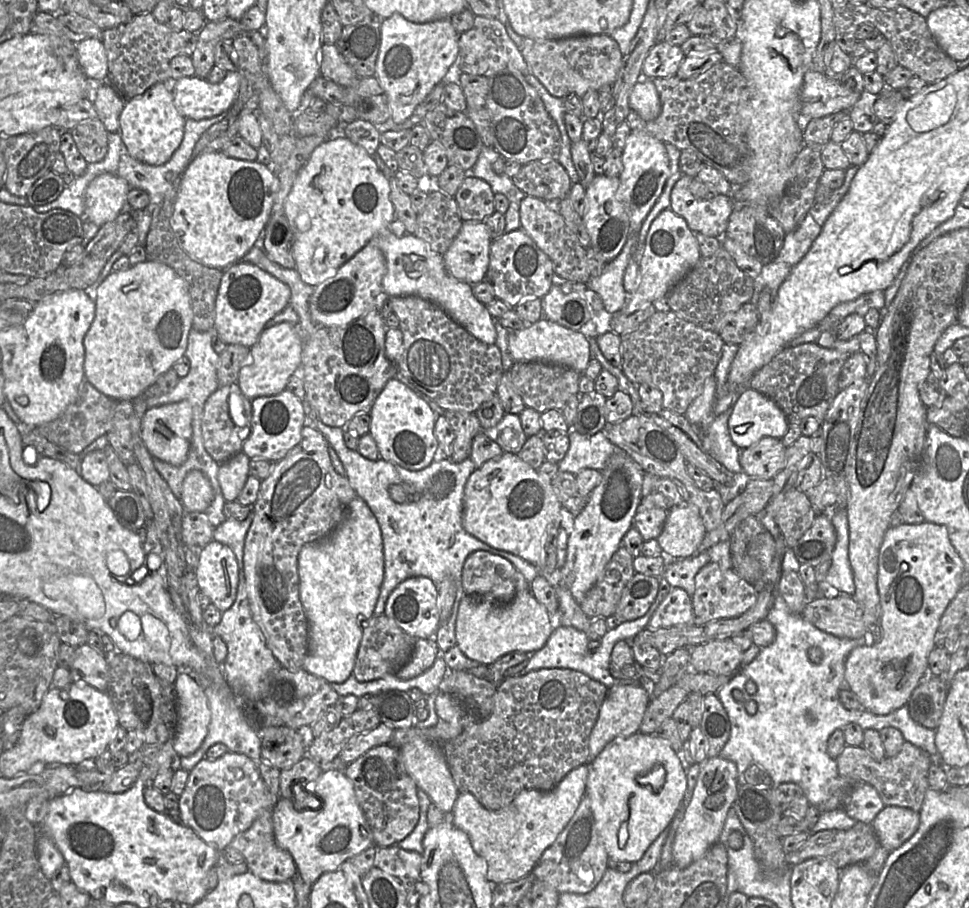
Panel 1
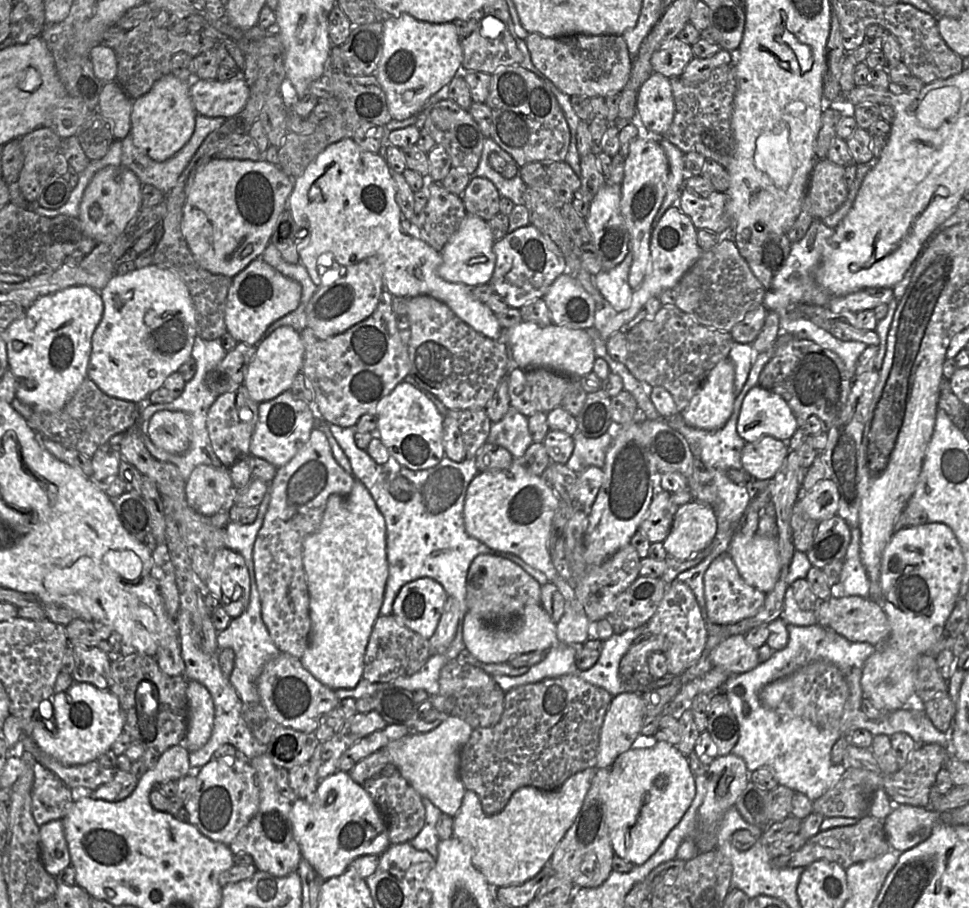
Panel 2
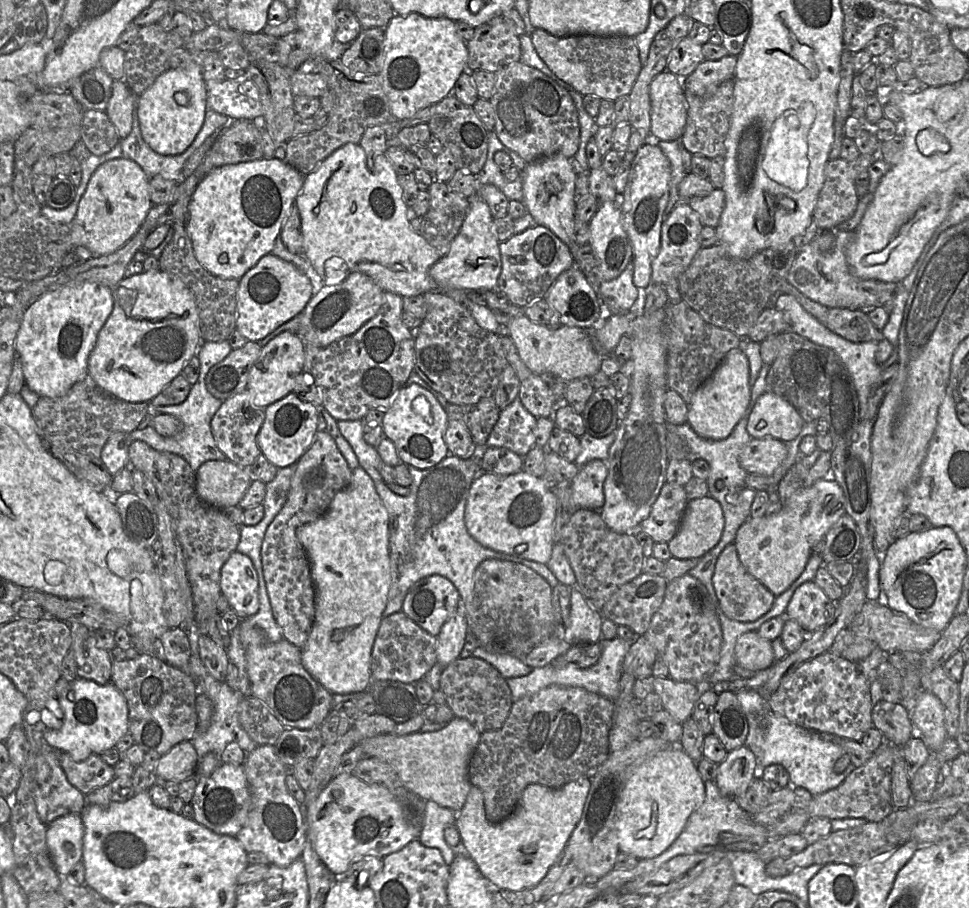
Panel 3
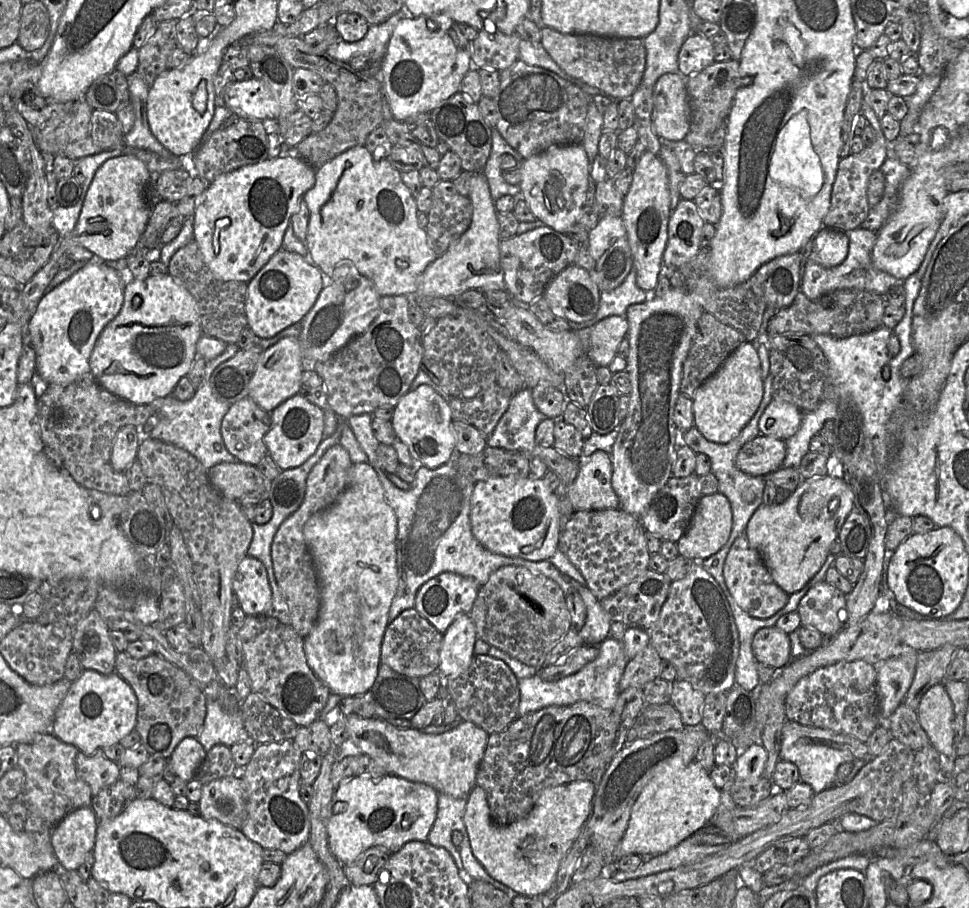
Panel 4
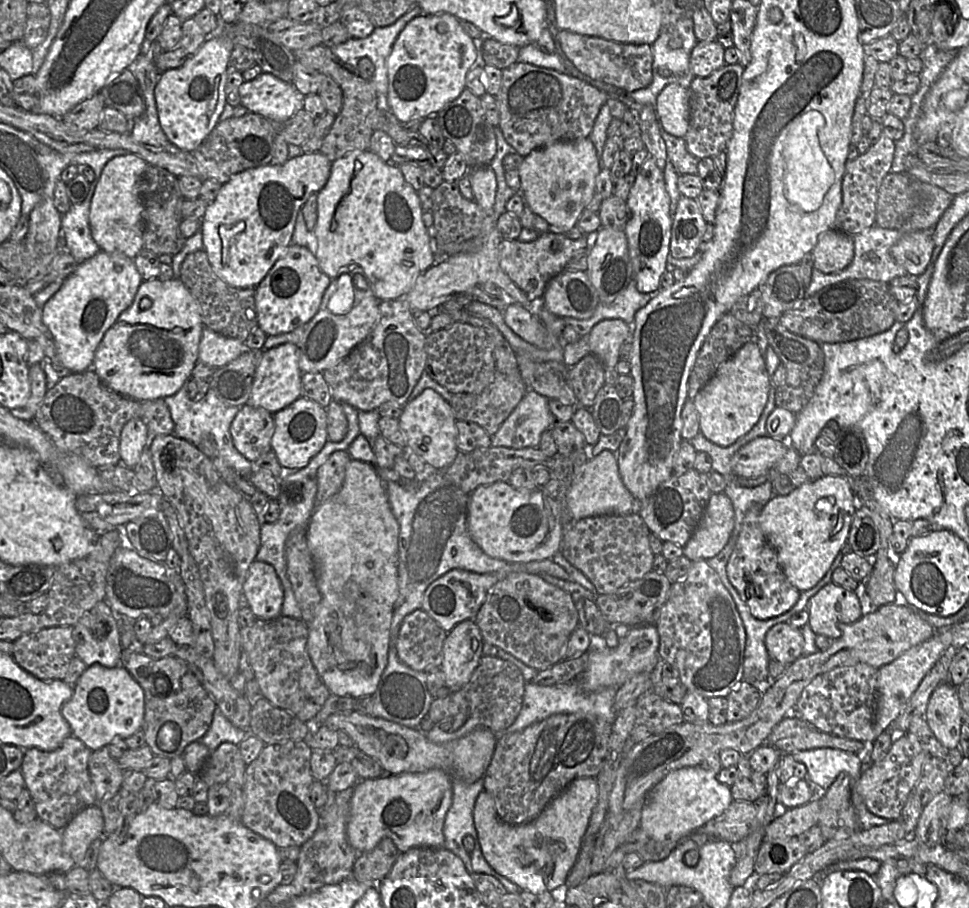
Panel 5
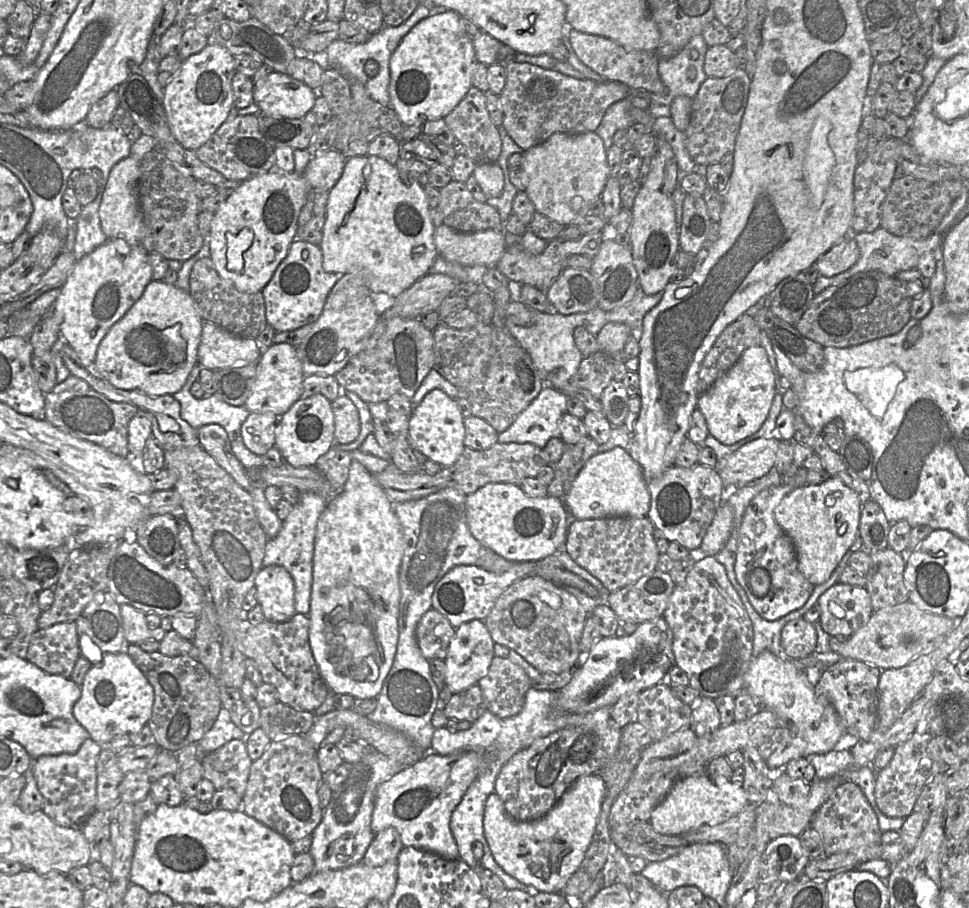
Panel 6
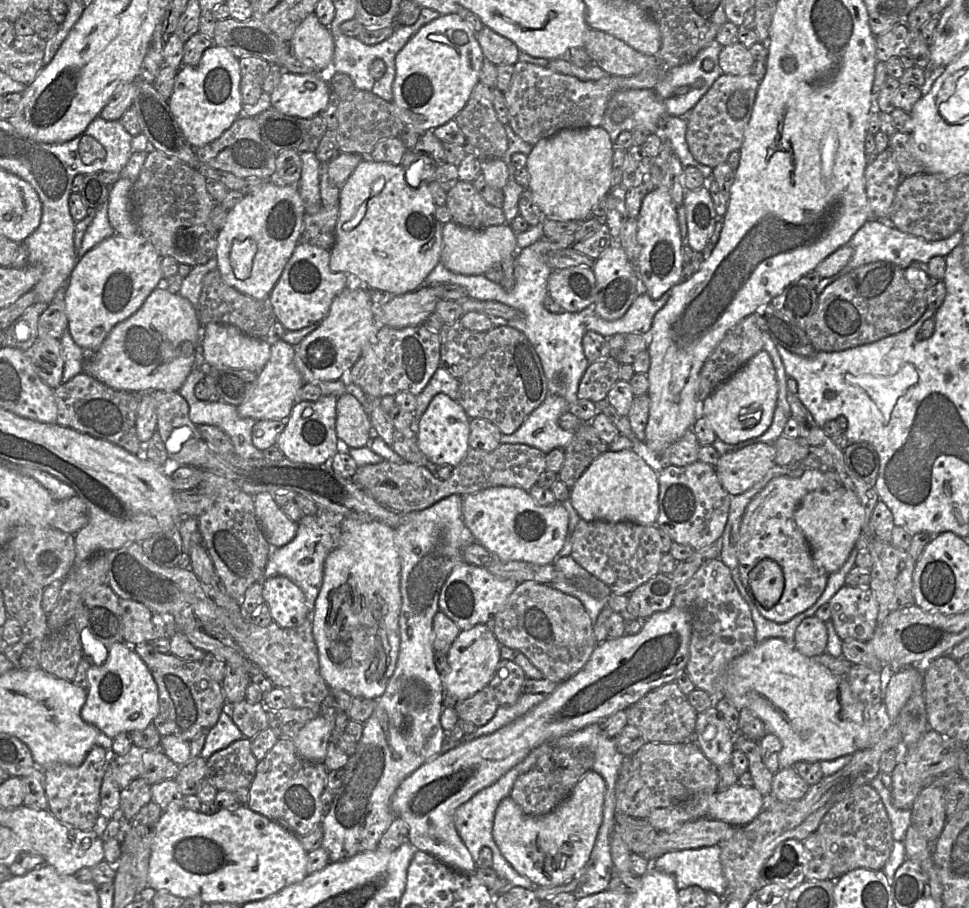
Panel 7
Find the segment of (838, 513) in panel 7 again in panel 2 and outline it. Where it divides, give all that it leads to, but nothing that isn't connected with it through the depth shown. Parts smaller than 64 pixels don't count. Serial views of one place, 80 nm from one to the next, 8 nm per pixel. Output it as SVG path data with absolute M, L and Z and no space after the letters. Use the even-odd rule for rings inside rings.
M823 478L808 491L800 495L804 511L813 520L820 522L837 515L839 492L836 484ZM736 533L728 547L740 575L752 587L769 593L781 574L778 540L776 537Z

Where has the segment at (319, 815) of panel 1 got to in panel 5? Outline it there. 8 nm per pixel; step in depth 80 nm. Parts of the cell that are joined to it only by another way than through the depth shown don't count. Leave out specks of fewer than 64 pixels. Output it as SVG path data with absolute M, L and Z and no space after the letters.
M437 768L358 780L346 828L348 841L358 853L372 850L383 838L390 838L401 853L414 847L445 848L443 825L452 795L452 778Z

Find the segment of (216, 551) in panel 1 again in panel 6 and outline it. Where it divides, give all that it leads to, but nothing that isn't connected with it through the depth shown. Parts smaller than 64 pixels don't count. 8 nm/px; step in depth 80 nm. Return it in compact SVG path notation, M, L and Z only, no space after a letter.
M263 566L255 578L258 605L266 621L283 623L295 614L295 585L281 566Z

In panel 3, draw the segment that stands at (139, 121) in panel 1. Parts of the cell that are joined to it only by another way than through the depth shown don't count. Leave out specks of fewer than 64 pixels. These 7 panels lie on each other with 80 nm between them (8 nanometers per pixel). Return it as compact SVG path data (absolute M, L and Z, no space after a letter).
M193 61L185 68L166 70L139 97L136 111L142 137L153 151L163 156L185 152L201 130L208 111L201 66Z

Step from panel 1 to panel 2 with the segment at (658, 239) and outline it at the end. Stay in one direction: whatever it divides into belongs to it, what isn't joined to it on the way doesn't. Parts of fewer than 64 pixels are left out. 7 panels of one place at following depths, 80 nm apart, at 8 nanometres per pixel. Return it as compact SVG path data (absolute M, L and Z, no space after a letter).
M673 205L665 212L652 231L651 255L644 280L639 288L634 290L630 306L623 311L617 312L600 330L600 335L604 340L607 340L614 333L621 331L635 317L648 299L654 296L658 297L663 290L673 288L678 284L682 276L702 254L702 250L698 245L697 232L698 229L694 226L691 219L677 205Z

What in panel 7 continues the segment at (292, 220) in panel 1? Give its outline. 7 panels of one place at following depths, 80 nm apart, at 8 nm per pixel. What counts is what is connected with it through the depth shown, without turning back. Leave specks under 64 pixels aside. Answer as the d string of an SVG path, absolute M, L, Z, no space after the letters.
M362 160L341 186L339 194L339 219L336 241L330 249L329 268L343 272L353 281L370 290L388 292L400 296L413 292L441 261L442 224L435 217L436 204L427 182L416 176L416 170L406 170L401 165Z

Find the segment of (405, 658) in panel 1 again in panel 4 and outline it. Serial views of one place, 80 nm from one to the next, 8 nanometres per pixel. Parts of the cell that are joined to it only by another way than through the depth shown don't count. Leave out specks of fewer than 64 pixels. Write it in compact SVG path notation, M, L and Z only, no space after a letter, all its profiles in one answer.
M414 608L405 610L386 628L381 645L381 664L400 674L420 679L438 670L442 638L443 634Z

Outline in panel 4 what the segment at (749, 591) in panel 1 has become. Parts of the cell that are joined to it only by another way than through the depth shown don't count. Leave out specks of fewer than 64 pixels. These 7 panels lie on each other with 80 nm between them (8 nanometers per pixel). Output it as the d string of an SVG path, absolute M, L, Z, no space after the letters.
M744 532L734 541L726 557L723 575L730 595L738 606L753 618L770 618L789 600L789 594L775 583L761 555L751 547Z

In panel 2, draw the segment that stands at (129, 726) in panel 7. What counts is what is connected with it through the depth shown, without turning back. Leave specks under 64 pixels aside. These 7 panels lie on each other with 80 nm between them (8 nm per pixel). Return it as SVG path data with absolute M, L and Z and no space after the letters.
M74 682L67 690L51 697L52 721L55 731L49 731L42 719L34 722L31 737L38 747L65 765L84 765L109 751L124 732L124 713L119 699L109 690L99 690L89 683Z

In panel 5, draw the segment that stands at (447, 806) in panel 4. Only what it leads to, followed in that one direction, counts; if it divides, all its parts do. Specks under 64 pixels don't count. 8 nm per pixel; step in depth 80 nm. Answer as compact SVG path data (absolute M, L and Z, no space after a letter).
M483 778L473 783L465 783L459 779L452 779L452 803L448 809L443 825L444 847L459 857L471 875L471 858L465 850L463 838L473 837L478 842L477 831L473 821L473 809L480 792L484 790Z

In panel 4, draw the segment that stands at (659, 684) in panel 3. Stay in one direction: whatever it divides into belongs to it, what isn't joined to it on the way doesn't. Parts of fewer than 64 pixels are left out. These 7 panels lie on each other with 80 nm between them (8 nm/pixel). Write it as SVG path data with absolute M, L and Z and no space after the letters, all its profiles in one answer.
M675 680L672 683L670 703L678 710L685 726L701 723L705 695L690 682Z

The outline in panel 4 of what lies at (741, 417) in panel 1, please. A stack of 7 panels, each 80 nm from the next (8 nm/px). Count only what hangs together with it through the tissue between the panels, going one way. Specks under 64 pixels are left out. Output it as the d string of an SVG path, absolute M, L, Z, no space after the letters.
M773 398L759 419L760 435L786 441L799 430L803 414L793 404Z

